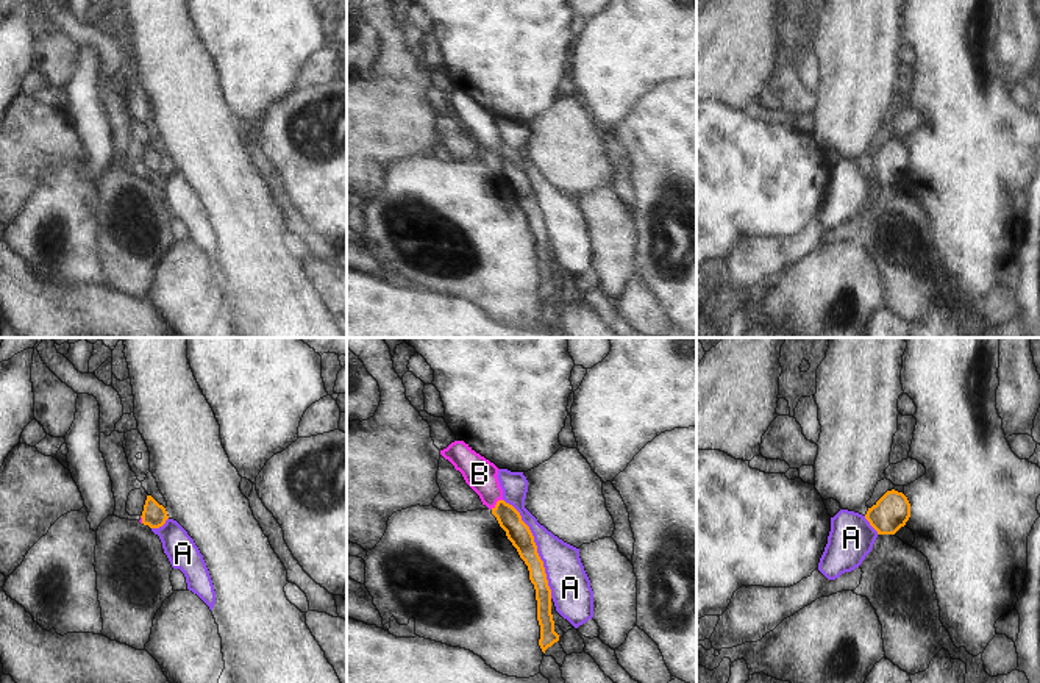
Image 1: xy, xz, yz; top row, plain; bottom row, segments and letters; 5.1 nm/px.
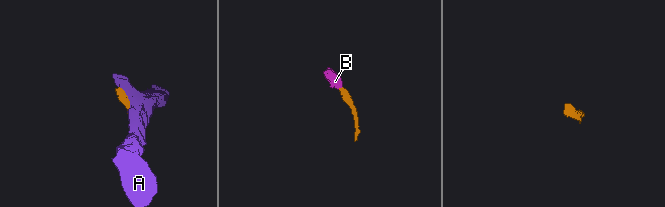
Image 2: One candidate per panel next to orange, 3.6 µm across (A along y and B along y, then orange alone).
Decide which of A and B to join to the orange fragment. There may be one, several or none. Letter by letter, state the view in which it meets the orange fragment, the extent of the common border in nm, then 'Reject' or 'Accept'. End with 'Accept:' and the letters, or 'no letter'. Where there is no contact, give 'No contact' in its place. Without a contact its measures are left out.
A: Touches orange in xz. Shared border 550 nm. Reject
B: Touches orange in xz. Shared border 80 nm. Accept
Accept: B

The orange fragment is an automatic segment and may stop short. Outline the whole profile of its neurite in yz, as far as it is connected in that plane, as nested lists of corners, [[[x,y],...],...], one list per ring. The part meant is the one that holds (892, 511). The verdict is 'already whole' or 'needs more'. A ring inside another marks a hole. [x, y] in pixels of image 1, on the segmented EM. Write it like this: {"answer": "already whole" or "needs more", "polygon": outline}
{"answer": "already whole", "polygon": [[[887,491],[871,508],[865,519],[878,535],[895,535],[910,517],[910,503],[903,492]]]}

